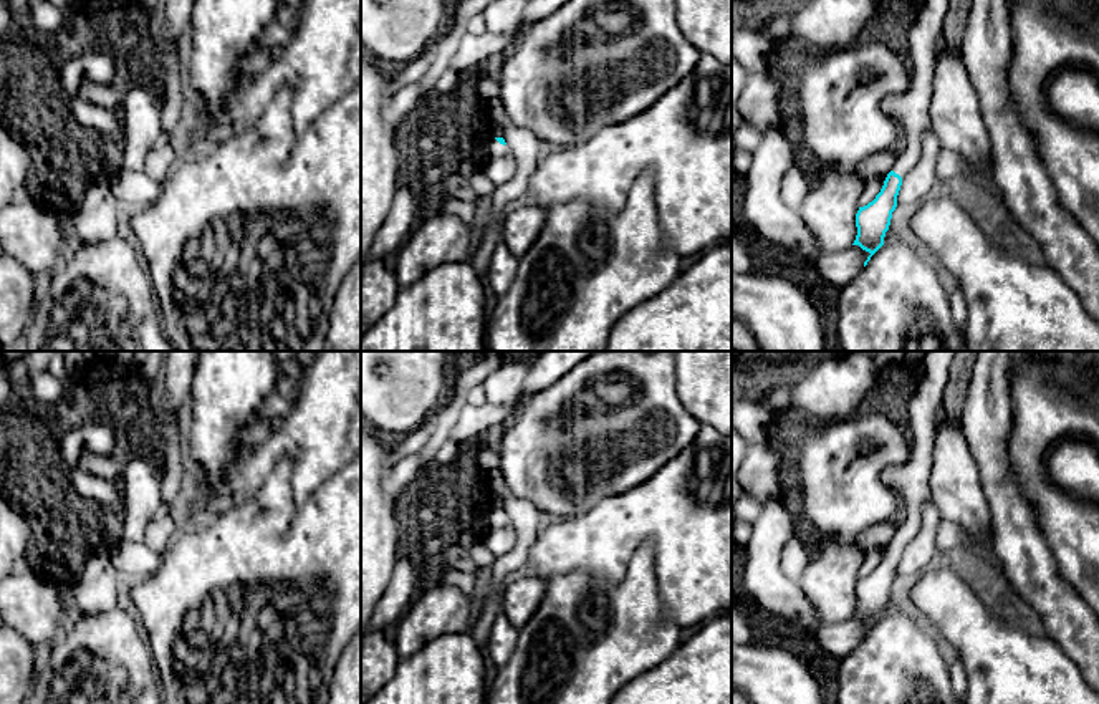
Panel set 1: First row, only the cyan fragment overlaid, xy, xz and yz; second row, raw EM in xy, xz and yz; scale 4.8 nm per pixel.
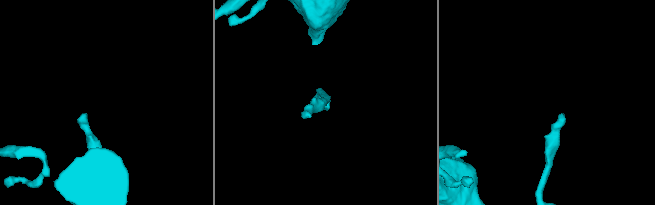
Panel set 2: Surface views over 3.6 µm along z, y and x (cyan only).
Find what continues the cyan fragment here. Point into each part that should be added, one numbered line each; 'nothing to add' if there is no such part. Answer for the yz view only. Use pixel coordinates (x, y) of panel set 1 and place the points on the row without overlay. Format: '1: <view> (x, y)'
1: yz (911, 481)

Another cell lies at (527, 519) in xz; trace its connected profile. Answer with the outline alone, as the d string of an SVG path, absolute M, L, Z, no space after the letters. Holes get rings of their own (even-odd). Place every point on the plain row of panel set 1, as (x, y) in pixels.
M515 495L508 497L505 514L510 517L516 530L516 543L508 553L497 557L493 565L483 573L473 624L468 631L485 656L492 624L502 613L505 576L528 563L530 548L548 522L545 514L531 502Z

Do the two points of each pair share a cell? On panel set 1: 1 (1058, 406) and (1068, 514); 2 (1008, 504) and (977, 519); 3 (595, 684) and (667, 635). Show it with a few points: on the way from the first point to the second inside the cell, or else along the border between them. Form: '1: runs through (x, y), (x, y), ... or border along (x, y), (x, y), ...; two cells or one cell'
1: runs through (1035, 433), (1035, 481), (1041, 487); one cell
2: border along (980, 474), (993, 534), (990, 552); two cells
3: runs through (613, 666), (644, 635), (649, 635); one cell

